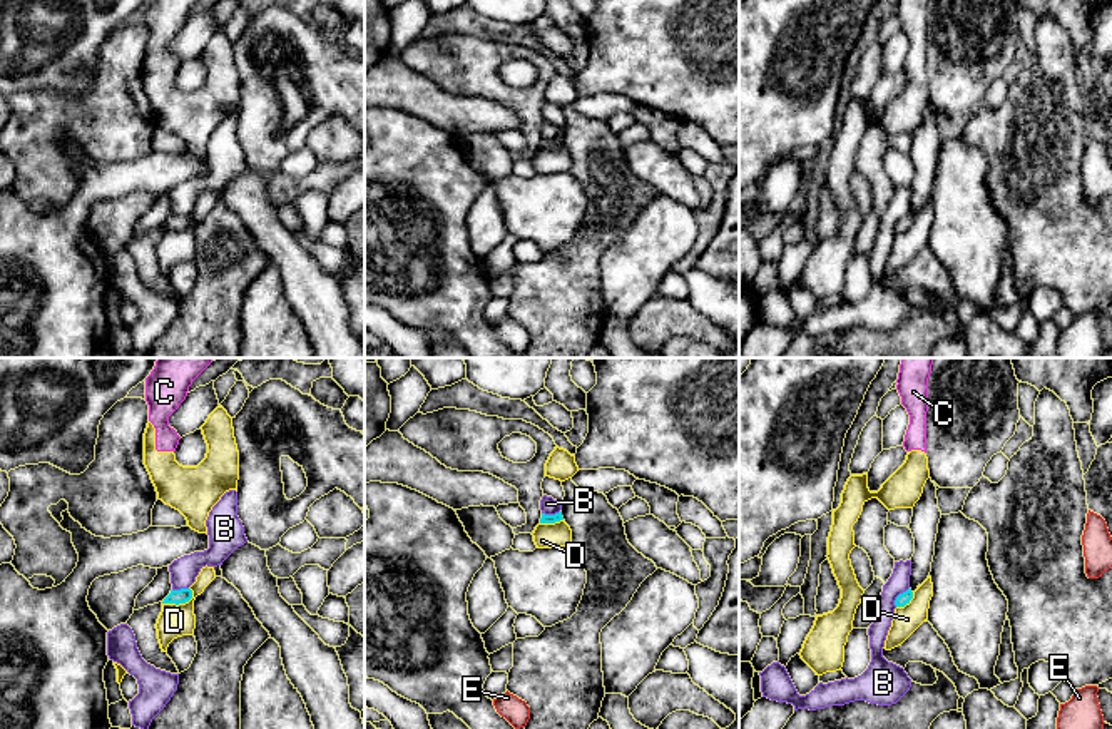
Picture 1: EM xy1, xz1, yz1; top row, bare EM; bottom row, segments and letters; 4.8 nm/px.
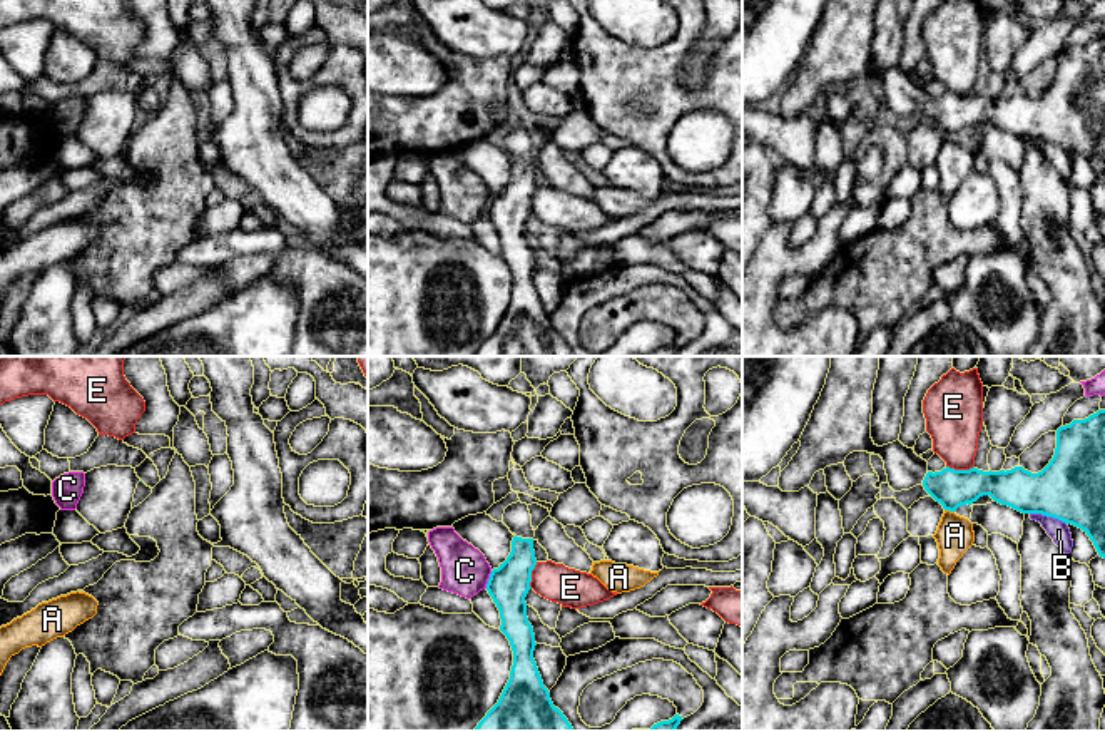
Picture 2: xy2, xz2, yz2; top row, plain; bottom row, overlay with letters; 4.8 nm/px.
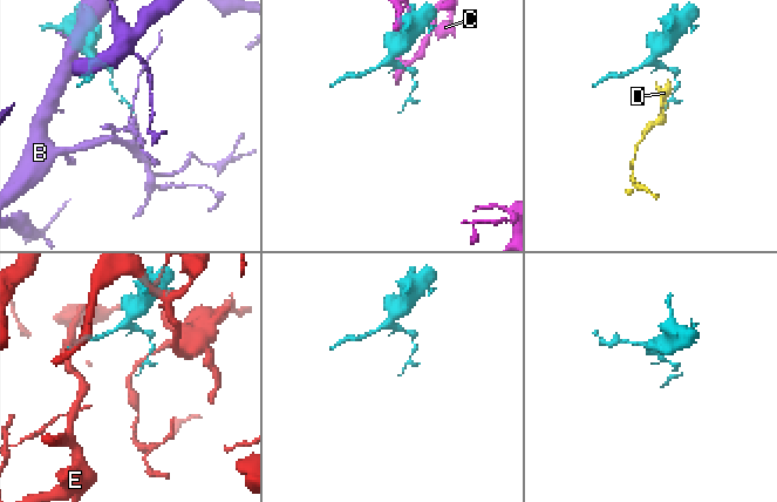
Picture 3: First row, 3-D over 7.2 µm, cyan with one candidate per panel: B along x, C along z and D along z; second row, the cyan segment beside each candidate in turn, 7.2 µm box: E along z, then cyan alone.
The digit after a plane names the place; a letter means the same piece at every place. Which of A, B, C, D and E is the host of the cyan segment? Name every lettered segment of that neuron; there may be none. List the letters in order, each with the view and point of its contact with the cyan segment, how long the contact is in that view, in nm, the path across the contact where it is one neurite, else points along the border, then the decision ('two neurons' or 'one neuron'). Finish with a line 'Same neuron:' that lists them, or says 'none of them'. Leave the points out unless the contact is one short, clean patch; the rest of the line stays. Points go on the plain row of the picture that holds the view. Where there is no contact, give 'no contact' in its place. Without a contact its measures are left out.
A: yz2 (950, 136) | 50 nm | along yz2 (945, 134), (953, 138) | two neurons
B: yz2 (1048, 141) | 190 nm | two neurons
C: xz2 (488, 204) | 90 nm | along xz2 (492, 196), (485, 213) | two neurons
D: xy1 (179, 228) | 170 nm | along xy1 (193, 216), (193, 221), (184, 228), (163, 229) | two neurons
E: yz2 (960, 96) | 140 nm | along yz2 (947, 91), (955, 94), (973, 92) | two neurons
Same neuron: none of them

